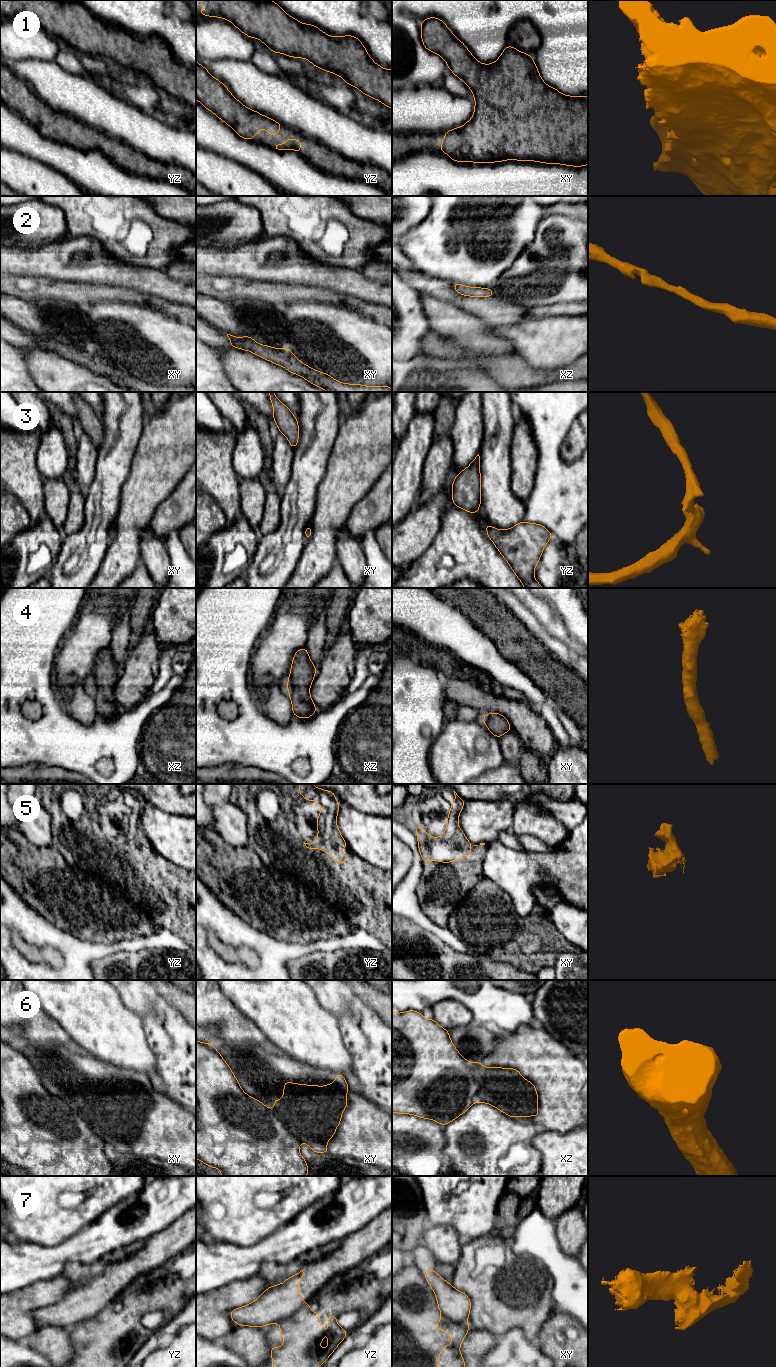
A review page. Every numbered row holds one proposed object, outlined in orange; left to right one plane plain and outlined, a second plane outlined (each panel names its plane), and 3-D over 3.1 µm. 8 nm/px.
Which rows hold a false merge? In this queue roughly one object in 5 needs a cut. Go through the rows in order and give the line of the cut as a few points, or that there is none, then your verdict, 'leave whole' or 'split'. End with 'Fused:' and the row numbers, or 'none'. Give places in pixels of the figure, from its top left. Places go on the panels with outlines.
1: no cut | leave whole
2: no cut | leave whole
3: no cut | leave whole
4: no cut | leave whole
5: no cut | leave whole
6: xy (265, 1106), (300, 1141) | split
7: yz (305, 1303), (291, 1315), (276, 1322) | split
Fused: 6, 7

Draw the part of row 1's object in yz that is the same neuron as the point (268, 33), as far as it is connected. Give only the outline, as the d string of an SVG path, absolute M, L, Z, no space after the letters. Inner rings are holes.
M271 0L198 1L203 3L201 15L228 20L248 37L258 38L272 52L305 58L312 65L342 77L344 82L356 87L361 93L392 108L392 69L387 70L376 64L358 38L352 35L329 36L317 26L301 23L289 16L282 7Z

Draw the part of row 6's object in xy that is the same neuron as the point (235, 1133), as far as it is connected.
M196 1040L196 1158L212 1168L218 1168L222 1176L307 1176L308 1165L299 1152L300 1141L291 1135L282 1122L259 1100L247 1095L218 1050L211 1043Z

